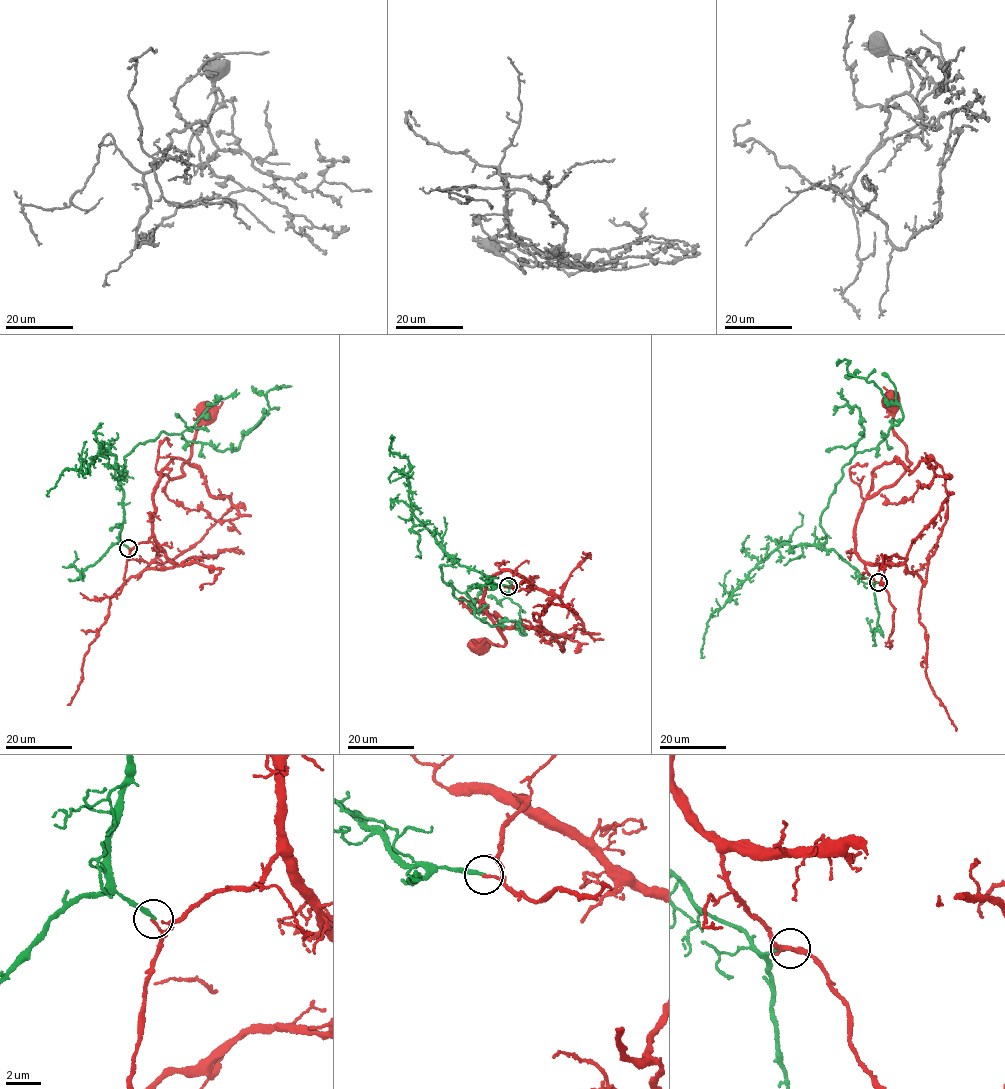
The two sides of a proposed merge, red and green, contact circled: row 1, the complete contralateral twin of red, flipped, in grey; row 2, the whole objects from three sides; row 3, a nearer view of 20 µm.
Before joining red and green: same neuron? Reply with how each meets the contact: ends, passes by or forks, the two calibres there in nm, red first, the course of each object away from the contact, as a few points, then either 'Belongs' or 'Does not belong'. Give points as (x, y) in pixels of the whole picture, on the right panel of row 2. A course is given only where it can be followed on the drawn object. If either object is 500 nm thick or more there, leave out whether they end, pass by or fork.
At the ring red ends. At the ring green ends. Thickness 140 nm (red) against 200 nm. Course of red: (878, 582), (855, 550), (855, 522), (862, 503), (910, 465), (892, 427), (897, 405), (891, 398). Course of green: (878, 582), (825, 549), (820, 522), (844, 465), (903, 417), (871, 381), (848, 373), (847, 360), (836, 365). Does not belong

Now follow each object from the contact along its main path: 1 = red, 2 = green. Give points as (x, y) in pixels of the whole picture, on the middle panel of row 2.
1: (508, 586), (515, 572), (502, 570), (485, 582), (486, 613), (505, 644), (485, 640), (480, 647)
2: (508, 586), (452, 560), (439, 566), (480, 620), (515, 621), (526, 634), (520, 606), (502, 593), (506, 580)

